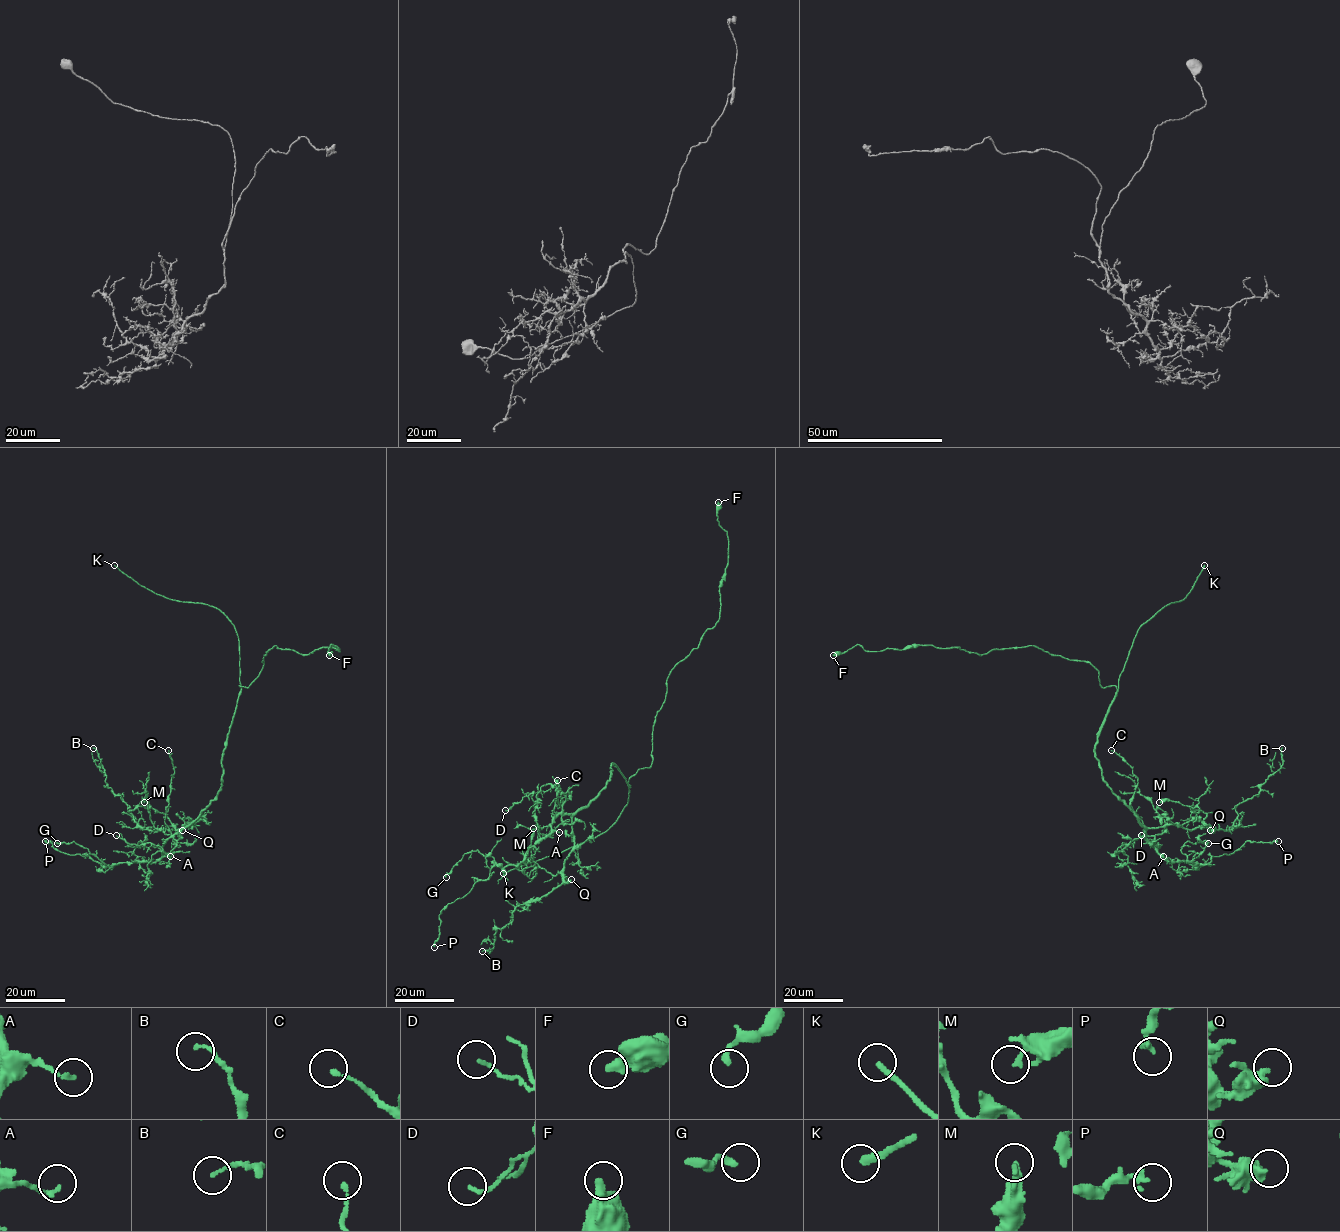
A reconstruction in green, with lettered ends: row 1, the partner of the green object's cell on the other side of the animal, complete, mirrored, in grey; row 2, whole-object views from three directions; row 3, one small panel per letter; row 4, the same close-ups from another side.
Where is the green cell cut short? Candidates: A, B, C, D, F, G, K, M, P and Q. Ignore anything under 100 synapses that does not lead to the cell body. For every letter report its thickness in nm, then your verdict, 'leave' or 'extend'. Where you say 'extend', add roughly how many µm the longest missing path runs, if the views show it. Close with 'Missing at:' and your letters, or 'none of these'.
A: 160 nm | leave
B: 140 nm | leave
C: 160 nm | leave
D: 130 nm | leave
F: 400 nm | leave
G: 240 nm | leave
K: 280 nm | extend | 80 µm
M: 220 nm | leave
P: 240 nm | leave
Q: 480 nm | leave
Missing at: K

